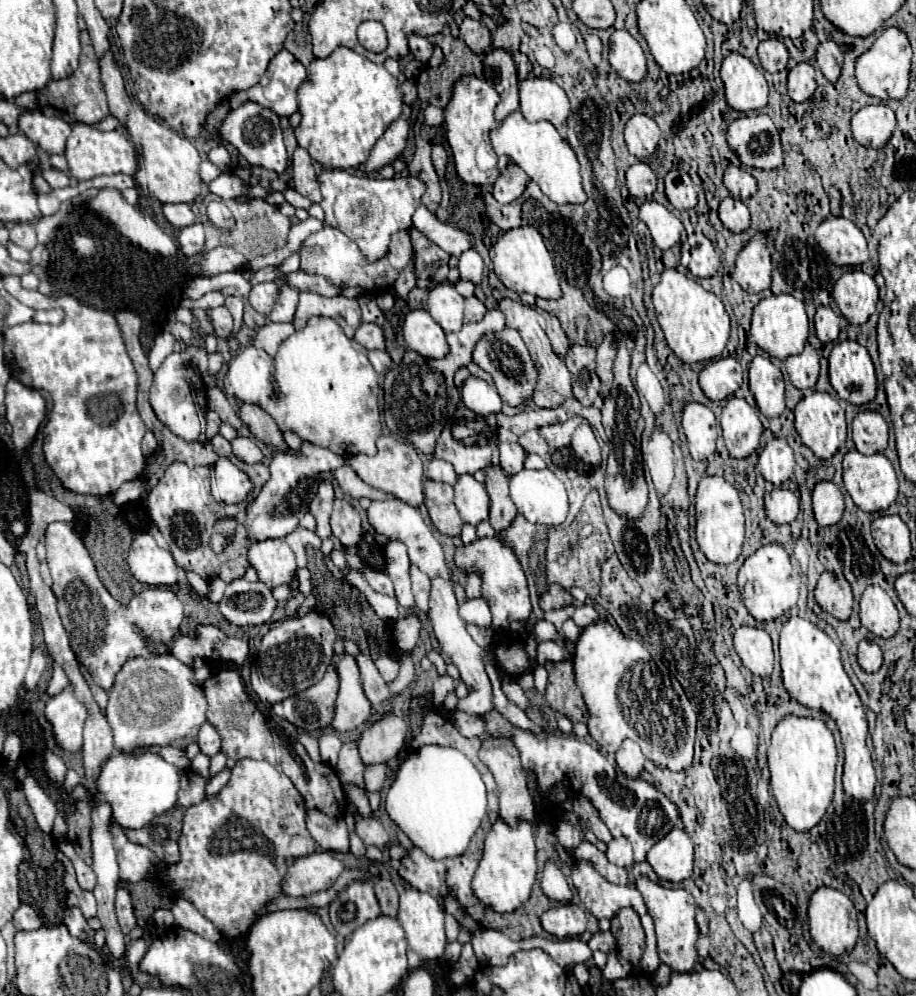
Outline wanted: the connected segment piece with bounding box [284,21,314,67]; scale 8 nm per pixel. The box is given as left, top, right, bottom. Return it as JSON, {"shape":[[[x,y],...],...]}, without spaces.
{"shape":[[[296,23],[294,31],[286,37],[286,43],[284,43],[284,49],[290,51],[304,67],[310,65],[310,61],[314,59],[312,55],[312,41],[310,41],[310,33],[308,33],[308,27],[306,23]]]}

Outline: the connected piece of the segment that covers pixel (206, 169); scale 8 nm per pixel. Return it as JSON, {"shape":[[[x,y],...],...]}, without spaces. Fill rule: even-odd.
{"shape":[[[202,161],[198,173],[200,173],[200,177],[202,177],[204,183],[210,183],[210,181],[214,181],[222,171],[220,171],[214,163],[210,163],[210,161]]]}

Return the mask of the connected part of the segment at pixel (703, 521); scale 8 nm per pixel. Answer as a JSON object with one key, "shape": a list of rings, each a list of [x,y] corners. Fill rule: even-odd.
{"shape":[[[702,477],[695,497],[695,510],[695,534],[700,551],[716,565],[734,563],[744,543],[744,513],[738,491],[724,477]]]}

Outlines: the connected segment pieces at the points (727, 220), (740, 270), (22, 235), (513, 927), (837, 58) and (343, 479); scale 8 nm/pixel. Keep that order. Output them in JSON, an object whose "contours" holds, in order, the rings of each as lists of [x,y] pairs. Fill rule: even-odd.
{"contours":[[[[726,197],[720,203],[718,213],[720,213],[720,219],[722,219],[724,227],[730,229],[730,231],[734,231],[734,233],[742,233],[750,225],[750,213],[748,213],[746,205],[740,199]]],[[[756,233],[736,257],[734,279],[748,293],[770,289],[772,283],[772,239],[766,233]]],[[[16,223],[10,229],[10,241],[14,241],[16,245],[32,251],[36,247],[36,229],[32,223]]],[[[536,881],[532,887],[532,895],[526,901],[524,909],[518,909],[512,913],[496,913],[492,909],[486,909],[482,927],[498,929],[504,935],[508,935],[512,941],[520,941],[520,939],[528,939],[528,937],[548,937],[548,933],[544,933],[540,927],[540,915],[548,907],[554,907],[554,905],[556,903],[550,901],[540,891],[540,883]]],[[[828,39],[828,41],[822,41],[820,45],[818,45],[818,49],[816,49],[816,61],[818,61],[818,67],[820,67],[820,71],[824,73],[824,77],[828,79],[828,81],[836,81],[838,79],[838,75],[840,75],[840,69],[842,69],[842,51],[840,51],[840,47],[832,41],[832,39]]],[[[342,465],[338,467],[336,471],[332,471],[334,479],[338,481],[338,485],[342,487],[342,491],[348,495],[348,497],[368,497],[368,499],[392,499],[392,495],[388,493],[382,493],[382,491],[376,491],[374,487],[366,485],[350,465]]]]}

